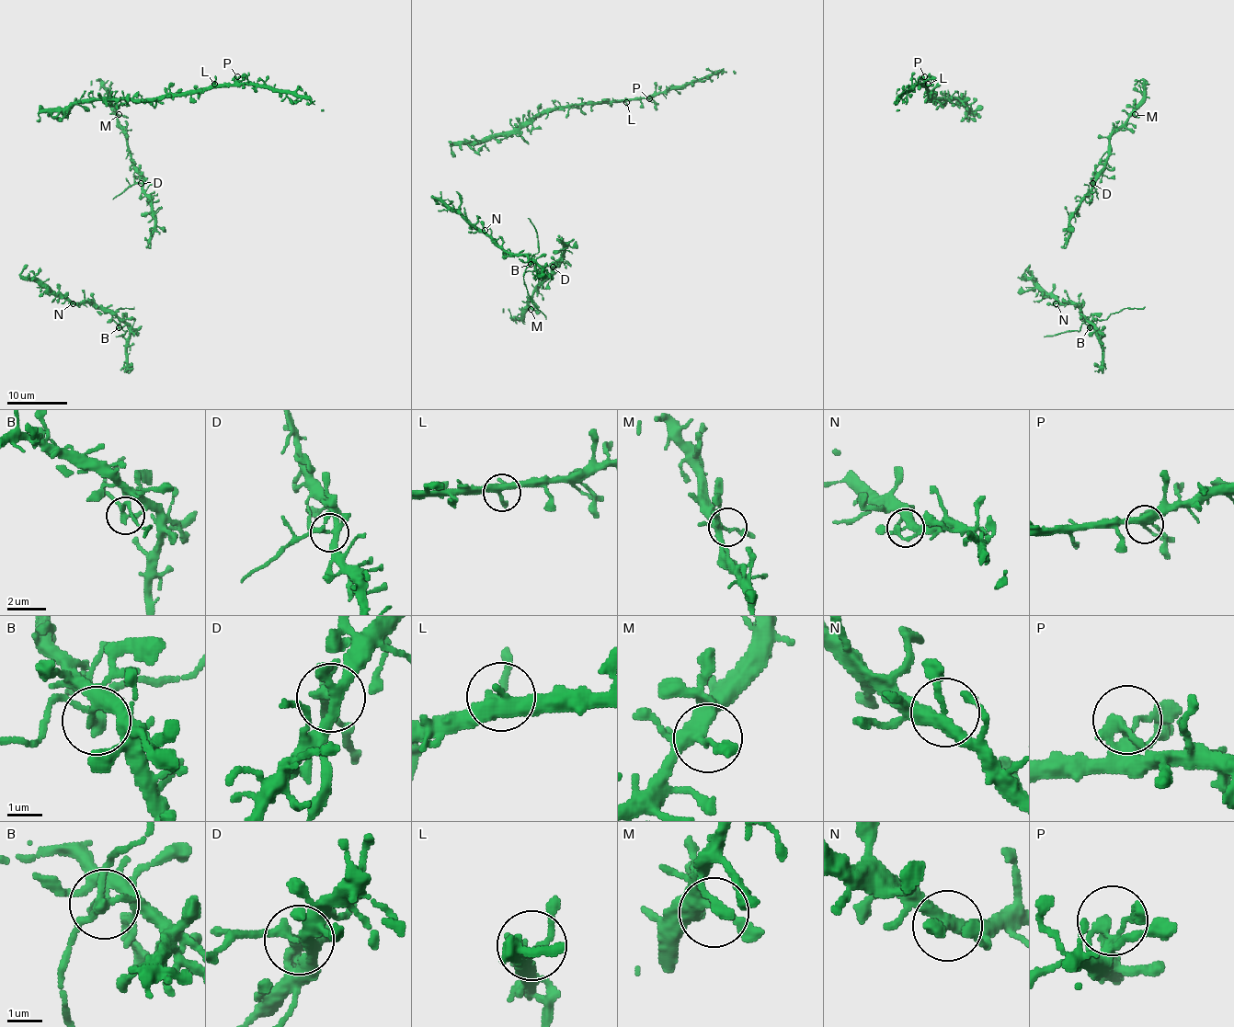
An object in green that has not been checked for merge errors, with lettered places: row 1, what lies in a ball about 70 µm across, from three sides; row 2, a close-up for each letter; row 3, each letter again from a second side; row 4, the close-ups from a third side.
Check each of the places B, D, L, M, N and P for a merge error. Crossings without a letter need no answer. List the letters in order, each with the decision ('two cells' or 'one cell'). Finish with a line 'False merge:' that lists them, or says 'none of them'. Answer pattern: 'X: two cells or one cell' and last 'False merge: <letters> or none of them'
B: two cells
D: two cells
L: one cell
M: one cell
N: one cell
P: one cell
False merge: B, D

